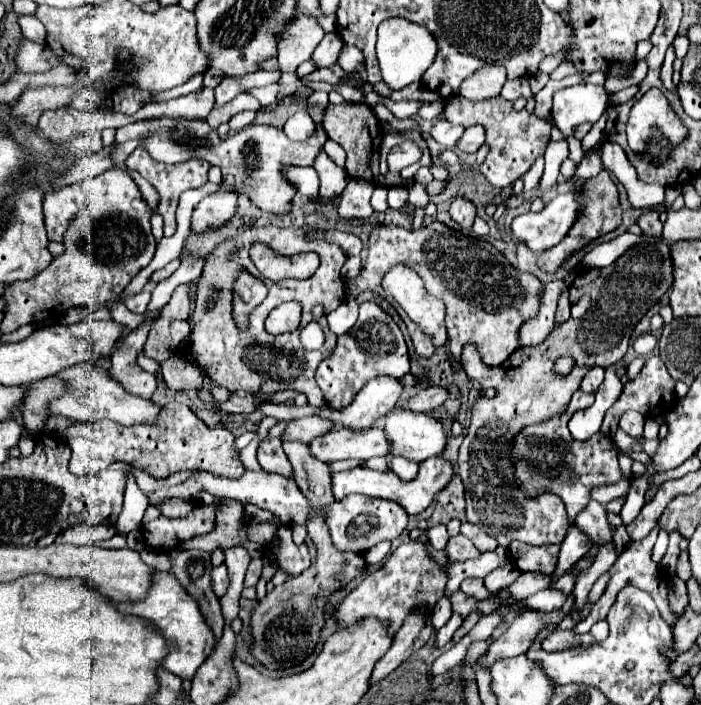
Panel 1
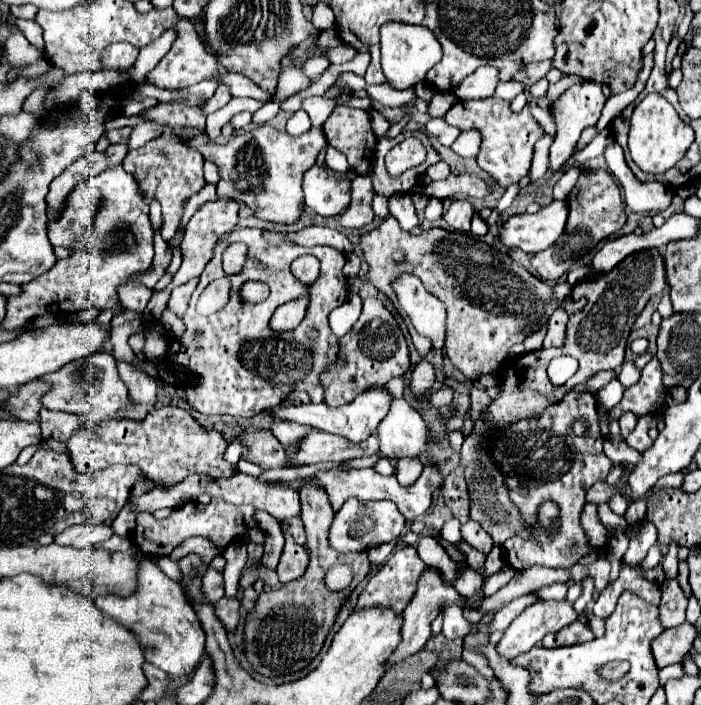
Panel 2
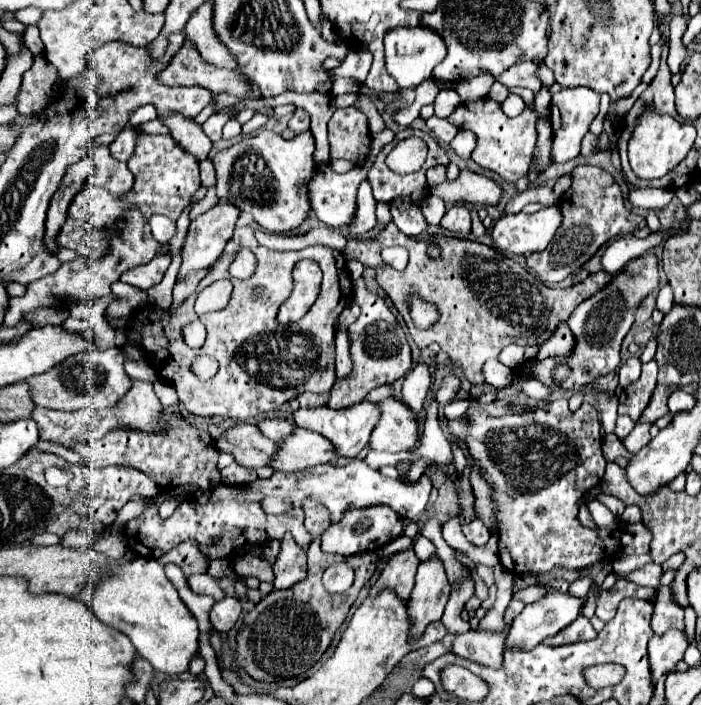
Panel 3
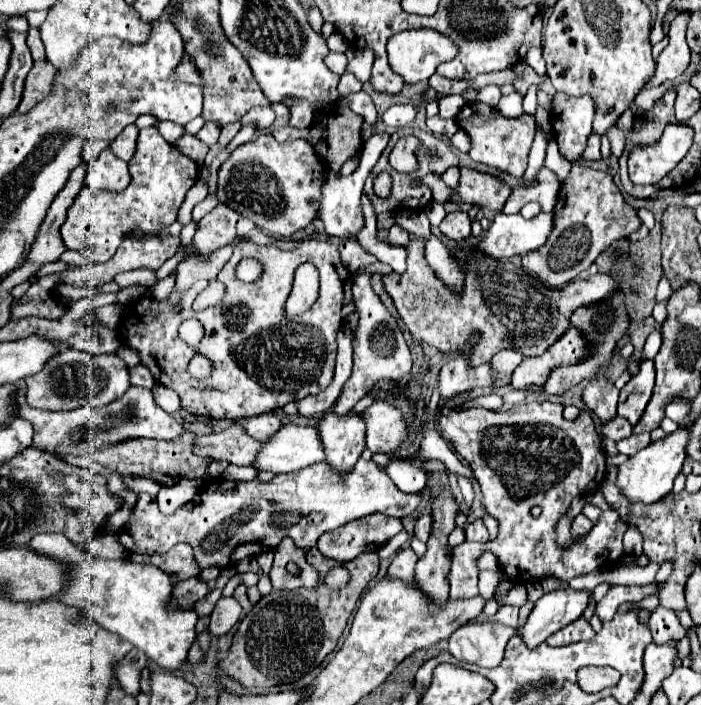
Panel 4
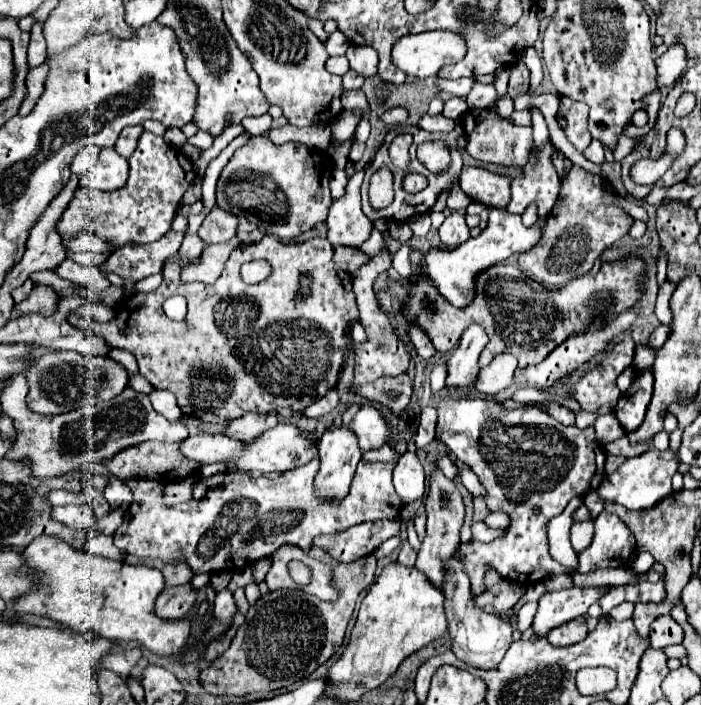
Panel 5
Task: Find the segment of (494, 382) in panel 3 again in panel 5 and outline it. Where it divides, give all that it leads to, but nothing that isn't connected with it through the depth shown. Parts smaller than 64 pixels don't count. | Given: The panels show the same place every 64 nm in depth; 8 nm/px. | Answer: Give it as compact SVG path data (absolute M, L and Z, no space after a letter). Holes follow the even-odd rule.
M472 326L464 332L458 348L446 362L446 386L448 388L474 388L478 378L478 356L488 342L484 328Z

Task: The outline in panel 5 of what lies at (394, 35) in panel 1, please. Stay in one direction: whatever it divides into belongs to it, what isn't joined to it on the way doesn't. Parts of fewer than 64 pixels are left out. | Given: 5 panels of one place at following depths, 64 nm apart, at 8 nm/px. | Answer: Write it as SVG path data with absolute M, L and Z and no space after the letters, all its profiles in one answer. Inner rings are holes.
M444 30L406 34L406 36L400 36L392 46L392 62L396 64L396 68L402 70L406 76L414 76L420 80L428 76L436 76L442 66L454 64L462 56L464 56L464 36L456 32L444 32Z

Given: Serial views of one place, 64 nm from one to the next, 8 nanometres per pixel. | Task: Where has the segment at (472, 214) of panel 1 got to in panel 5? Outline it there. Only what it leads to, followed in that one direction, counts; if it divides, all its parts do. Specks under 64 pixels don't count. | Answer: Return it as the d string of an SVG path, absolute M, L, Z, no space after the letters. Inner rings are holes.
M452 212L446 216L444 224L440 226L440 240L446 246L456 246L462 244L470 238L470 228L466 226L464 214L460 212Z

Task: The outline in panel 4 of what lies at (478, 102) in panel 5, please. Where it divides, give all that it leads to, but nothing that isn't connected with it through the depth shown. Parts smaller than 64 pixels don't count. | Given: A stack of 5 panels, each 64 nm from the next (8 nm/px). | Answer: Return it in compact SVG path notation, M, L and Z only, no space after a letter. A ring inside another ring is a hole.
M484 86L482 90L480 90L480 94L478 94L478 102L484 102L484 104L488 104L488 106L492 106L492 108L496 108L496 104L500 102L500 98L502 98L502 92L500 92L500 86Z

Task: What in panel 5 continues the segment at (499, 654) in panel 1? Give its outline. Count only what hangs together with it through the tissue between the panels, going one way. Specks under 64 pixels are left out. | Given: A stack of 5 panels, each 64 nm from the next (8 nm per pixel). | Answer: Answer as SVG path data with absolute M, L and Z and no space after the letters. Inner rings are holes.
M568 588L558 592L546 592L540 598L538 612L532 622L534 638L546 636L550 630L584 616L590 604L598 602L606 588Z

